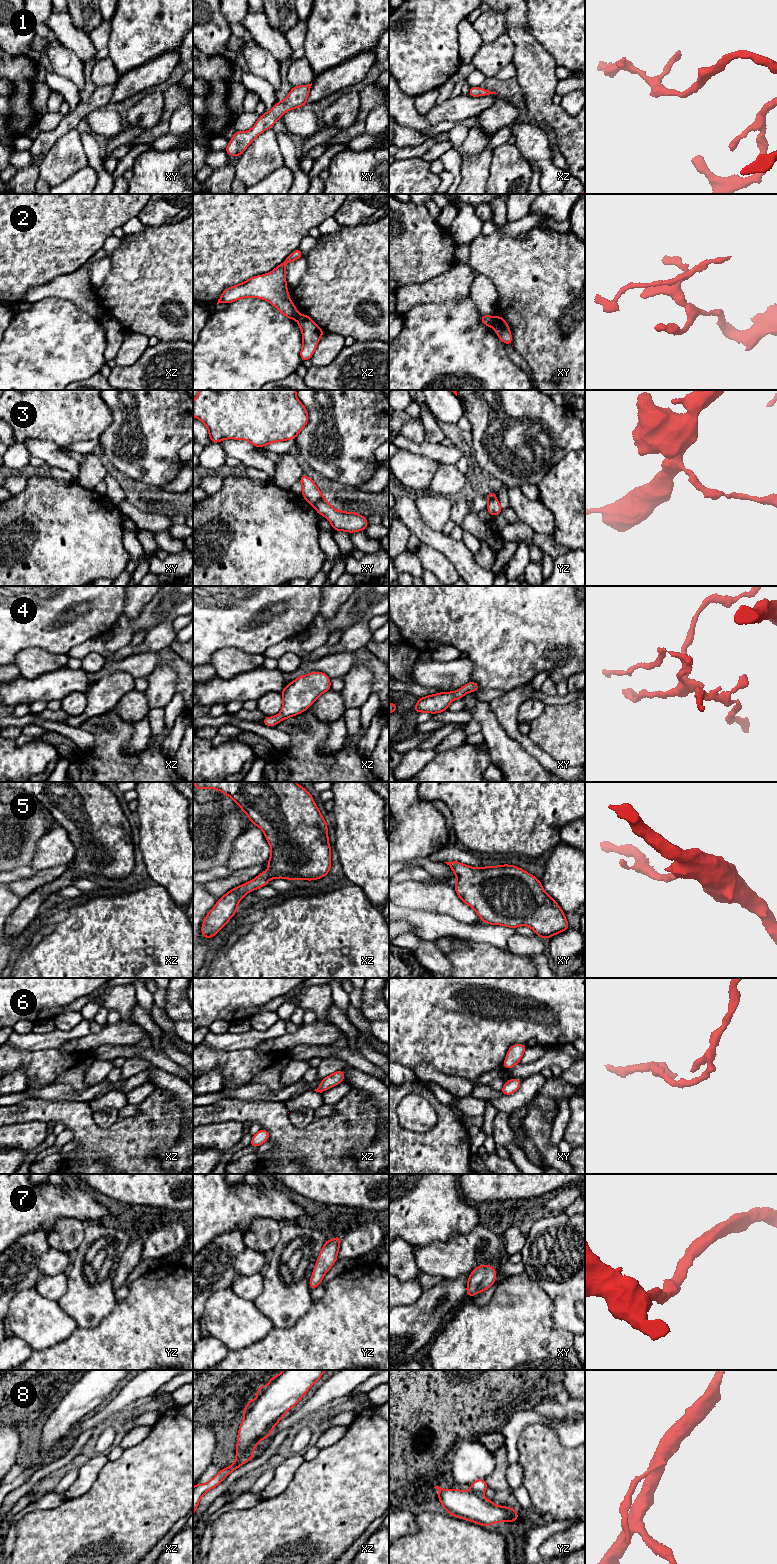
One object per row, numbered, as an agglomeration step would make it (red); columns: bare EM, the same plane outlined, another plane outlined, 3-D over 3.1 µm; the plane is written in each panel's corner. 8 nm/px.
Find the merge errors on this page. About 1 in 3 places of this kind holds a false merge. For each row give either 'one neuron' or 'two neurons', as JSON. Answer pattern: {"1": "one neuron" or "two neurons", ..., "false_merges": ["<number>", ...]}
{"1": "one neuron", "2": "two neurons", "3": "two neurons", "4": "one neuron", "5": "one neuron", "6": "one neuron", "7": "one neuron", "8": "one neuron", "false_merges": ["2", "3"]}

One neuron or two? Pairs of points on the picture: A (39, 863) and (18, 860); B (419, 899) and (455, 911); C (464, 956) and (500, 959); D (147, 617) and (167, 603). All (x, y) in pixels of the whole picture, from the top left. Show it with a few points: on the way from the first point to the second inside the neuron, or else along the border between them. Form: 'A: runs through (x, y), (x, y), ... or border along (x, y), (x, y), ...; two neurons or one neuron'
A: border along (39, 840), (35, 855), (28, 865); two neurons
B: runs through (428, 899), (443, 899), (446, 902); one neuron
C: runs through (473, 959), (491, 959); one neuron
D: runs through (152, 614), (162, 608); one neuron

